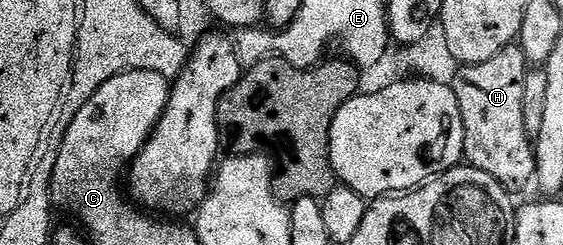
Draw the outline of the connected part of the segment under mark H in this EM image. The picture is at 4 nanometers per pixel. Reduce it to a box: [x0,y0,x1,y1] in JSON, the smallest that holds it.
[451,44,534,195]

